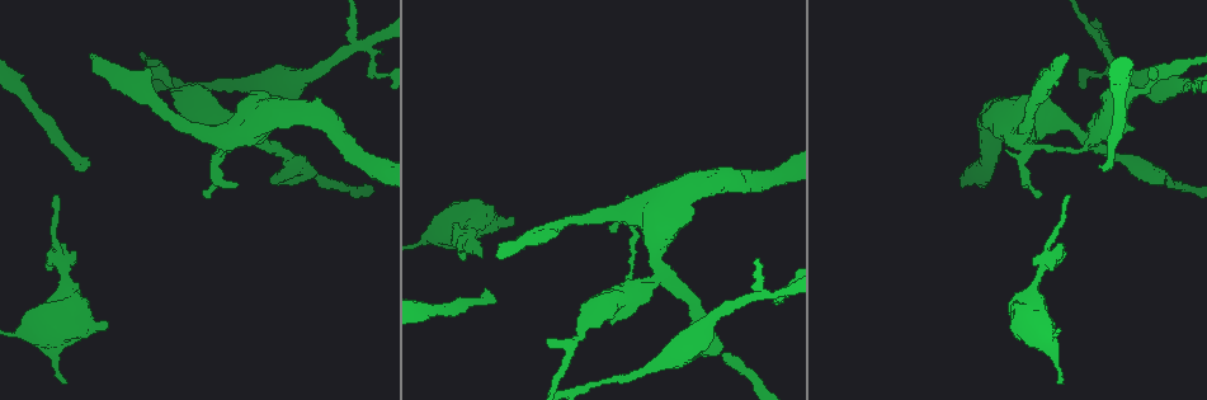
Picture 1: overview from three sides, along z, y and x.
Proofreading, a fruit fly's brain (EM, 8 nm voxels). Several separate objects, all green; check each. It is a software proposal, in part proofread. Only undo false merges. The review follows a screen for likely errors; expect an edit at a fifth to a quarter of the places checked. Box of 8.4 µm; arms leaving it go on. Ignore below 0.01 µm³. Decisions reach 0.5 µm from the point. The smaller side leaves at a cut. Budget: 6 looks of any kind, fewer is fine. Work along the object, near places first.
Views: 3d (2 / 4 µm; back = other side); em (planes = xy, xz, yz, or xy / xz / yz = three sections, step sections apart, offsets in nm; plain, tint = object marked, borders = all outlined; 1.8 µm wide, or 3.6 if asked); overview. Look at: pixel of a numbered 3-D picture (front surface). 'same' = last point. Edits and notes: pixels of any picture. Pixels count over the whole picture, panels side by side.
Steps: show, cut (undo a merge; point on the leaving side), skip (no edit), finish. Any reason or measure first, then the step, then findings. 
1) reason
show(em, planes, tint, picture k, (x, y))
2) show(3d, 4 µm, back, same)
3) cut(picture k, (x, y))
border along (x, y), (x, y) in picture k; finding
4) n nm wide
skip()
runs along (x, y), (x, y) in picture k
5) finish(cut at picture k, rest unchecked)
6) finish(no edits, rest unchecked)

four arms meet
show(em, yz, step 16, tint, picture 1, (770, 296))

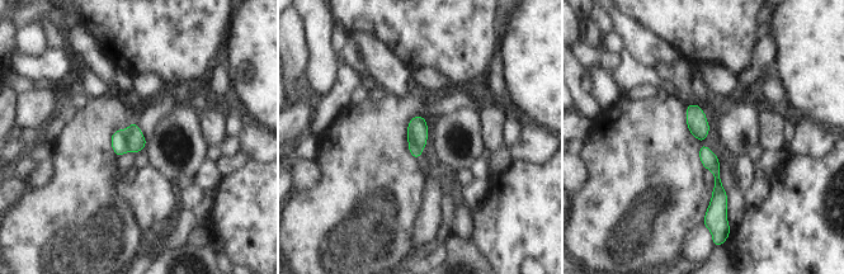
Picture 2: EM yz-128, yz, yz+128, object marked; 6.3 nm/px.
130 nm wide
cut(picture 2, (118, 140))
border along (125, 131), (128, 150) in picture 2; two neurons meet here

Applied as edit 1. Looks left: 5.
three-way junction
show(3d, 4 µm, picture 1, (662, 273))

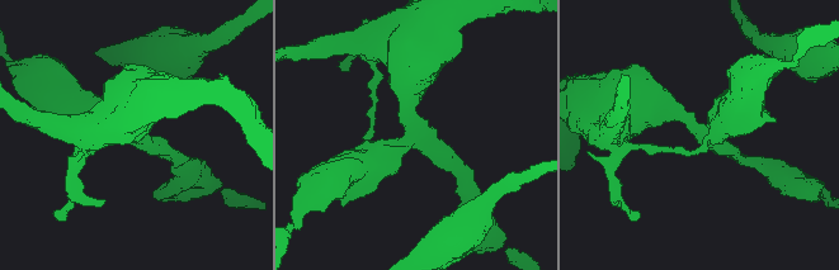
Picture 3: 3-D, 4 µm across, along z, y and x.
3 arms; arms of 240, 340, 460 nm; need the tissue
show(em, yz, step 4, tint, picture 3, (697, 132))

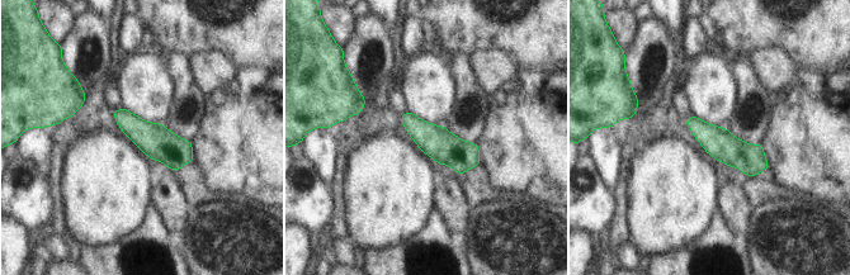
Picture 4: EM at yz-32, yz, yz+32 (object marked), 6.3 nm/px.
cut it another way
show(em, planes, tint, same)

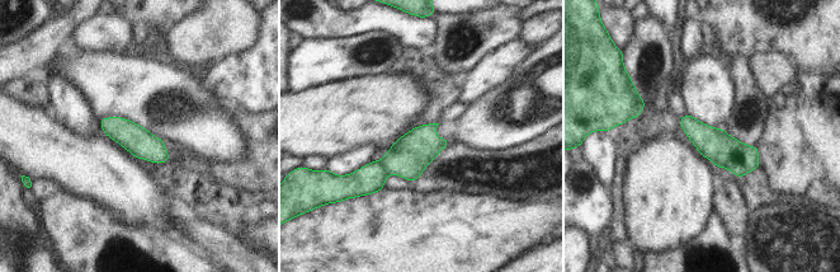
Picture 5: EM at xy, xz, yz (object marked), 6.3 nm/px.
cut(picture 5, (371, 178))
border along (381, 160), (390, 173) in picture 5; two neurons meet here

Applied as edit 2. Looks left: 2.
finish(cut at picture 2, cut at picture 5, rest unchecked)

